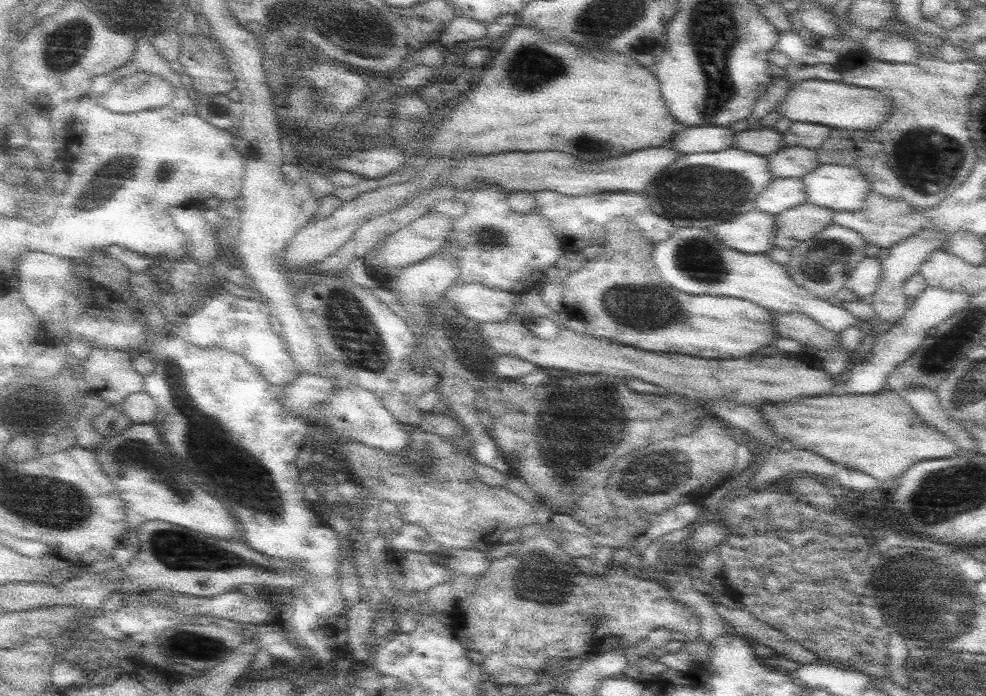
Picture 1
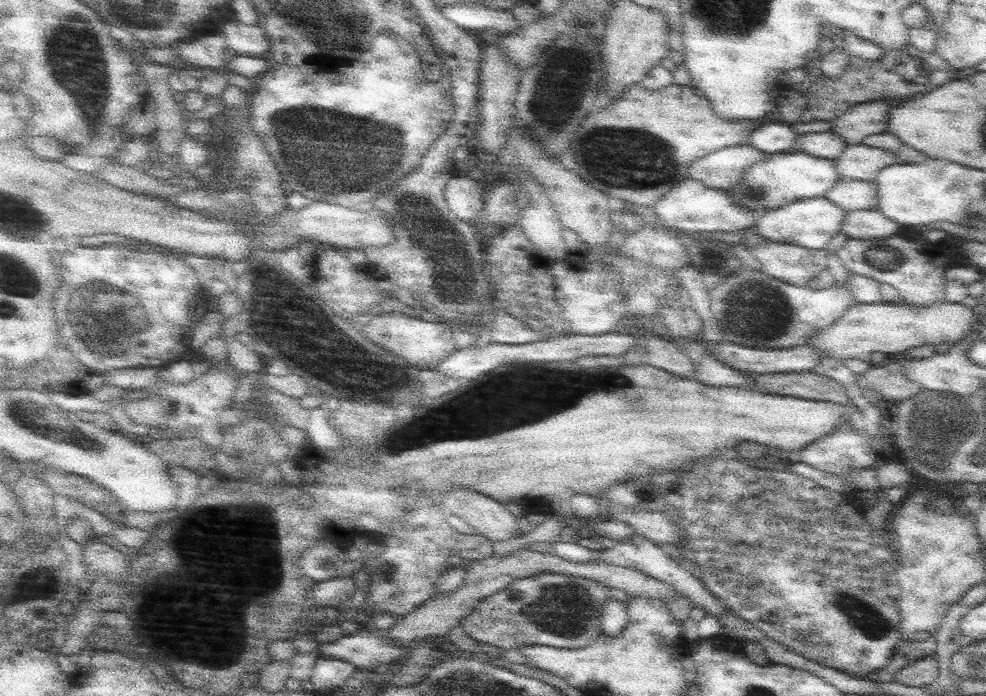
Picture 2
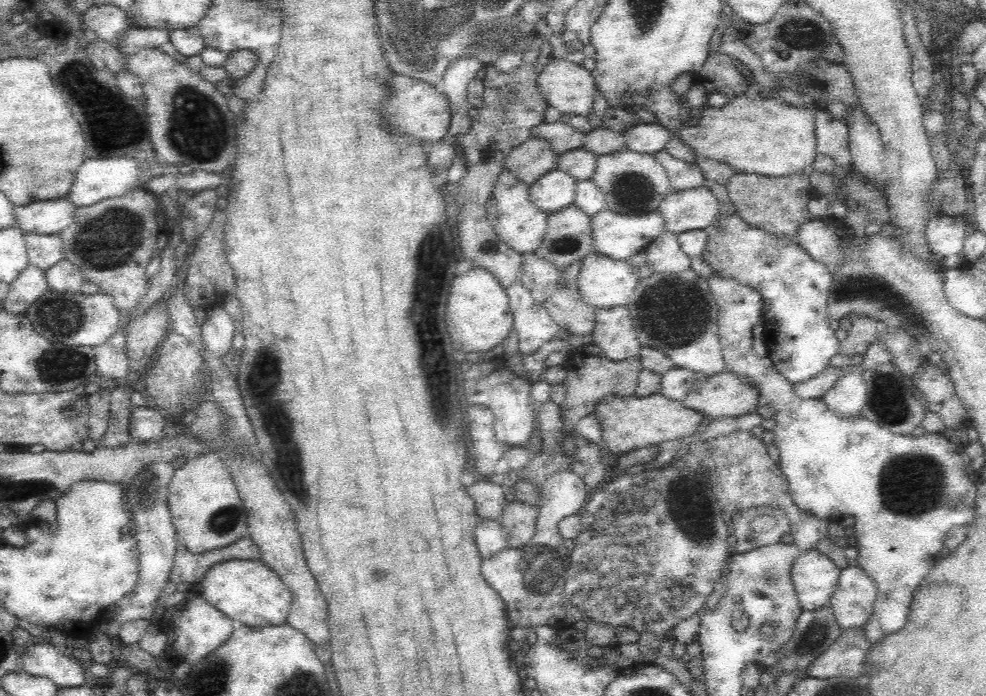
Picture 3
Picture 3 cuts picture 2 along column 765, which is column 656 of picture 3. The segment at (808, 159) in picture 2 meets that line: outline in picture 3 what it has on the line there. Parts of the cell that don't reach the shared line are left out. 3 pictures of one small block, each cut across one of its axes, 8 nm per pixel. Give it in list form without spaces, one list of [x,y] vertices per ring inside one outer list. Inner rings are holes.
[[[625,146],[610,154],[596,157],[596,172],[592,183],[604,195],[605,208],[618,214],[640,216],[640,214],[659,214],[660,203],[670,194],[669,179],[665,168],[652,154],[638,154]]]

